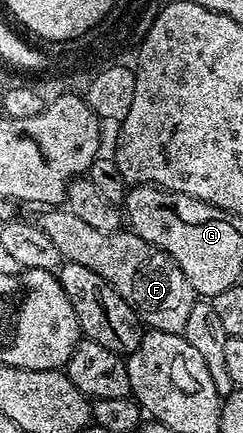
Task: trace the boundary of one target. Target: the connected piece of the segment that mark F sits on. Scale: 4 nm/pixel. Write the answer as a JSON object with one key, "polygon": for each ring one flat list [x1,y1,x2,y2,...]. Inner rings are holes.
{"polygon":[[47,210,51,211,38,218,37,224,53,241,66,262,85,265,85,269,93,269,97,277,105,277,105,281,109,281,109,285,117,289,120,297,139,314,140,320,150,330,183,334,197,296,193,285,189,285,189,277,181,273,177,261,173,261,169,253,157,249,157,245,149,245,149,241,130,229,93,229,71,211]]}

